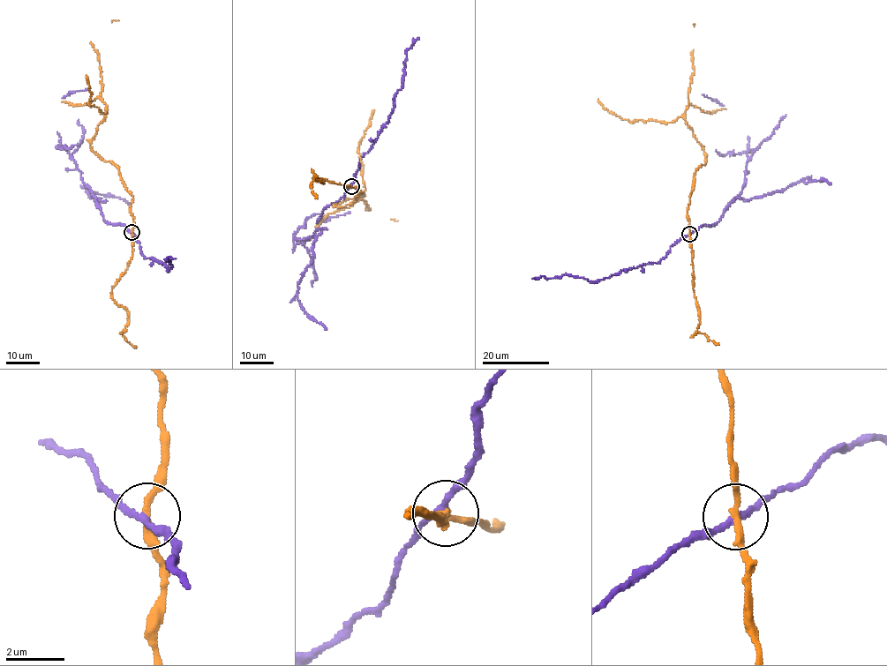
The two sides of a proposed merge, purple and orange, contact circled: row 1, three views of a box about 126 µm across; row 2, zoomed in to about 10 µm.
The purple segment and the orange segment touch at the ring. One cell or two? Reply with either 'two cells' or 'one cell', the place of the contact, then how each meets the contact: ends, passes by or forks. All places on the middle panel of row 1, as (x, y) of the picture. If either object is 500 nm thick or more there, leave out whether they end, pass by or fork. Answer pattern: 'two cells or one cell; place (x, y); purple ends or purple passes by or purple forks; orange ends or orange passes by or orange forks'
two cells; place (351, 186); purple passes by; orange passes by

